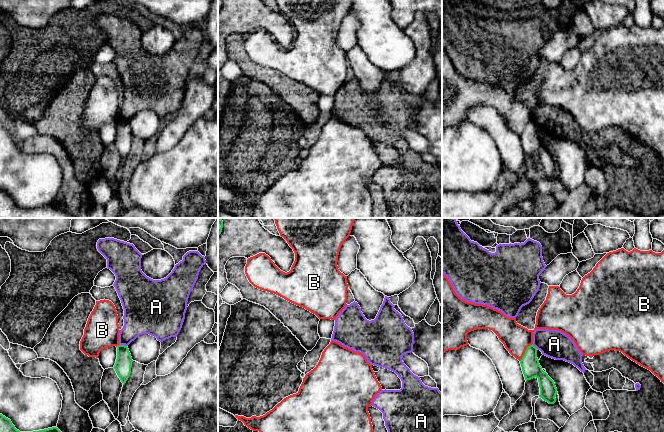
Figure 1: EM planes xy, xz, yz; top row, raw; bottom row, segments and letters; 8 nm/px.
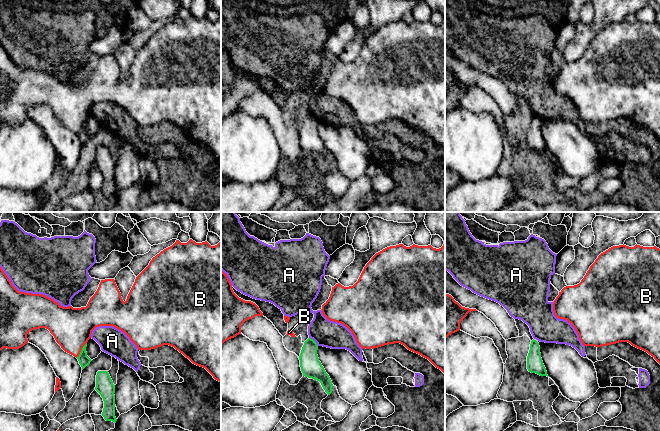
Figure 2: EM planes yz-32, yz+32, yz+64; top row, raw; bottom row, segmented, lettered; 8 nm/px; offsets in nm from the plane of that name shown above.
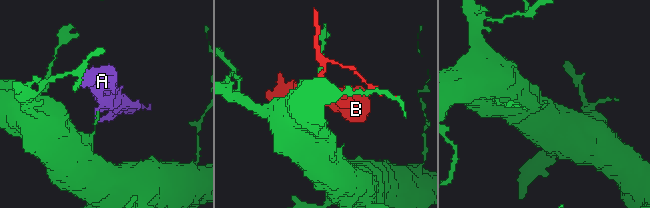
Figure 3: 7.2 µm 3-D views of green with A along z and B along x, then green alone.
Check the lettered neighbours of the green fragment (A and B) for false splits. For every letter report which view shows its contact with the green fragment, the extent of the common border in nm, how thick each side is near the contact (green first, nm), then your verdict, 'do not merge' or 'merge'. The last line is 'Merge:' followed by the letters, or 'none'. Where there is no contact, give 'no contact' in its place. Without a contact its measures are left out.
A: xy | 70 nm | 130/240 nm | do not merge
B: yz | 180 nm | 150/220 nm | do not merge
Merge: none

